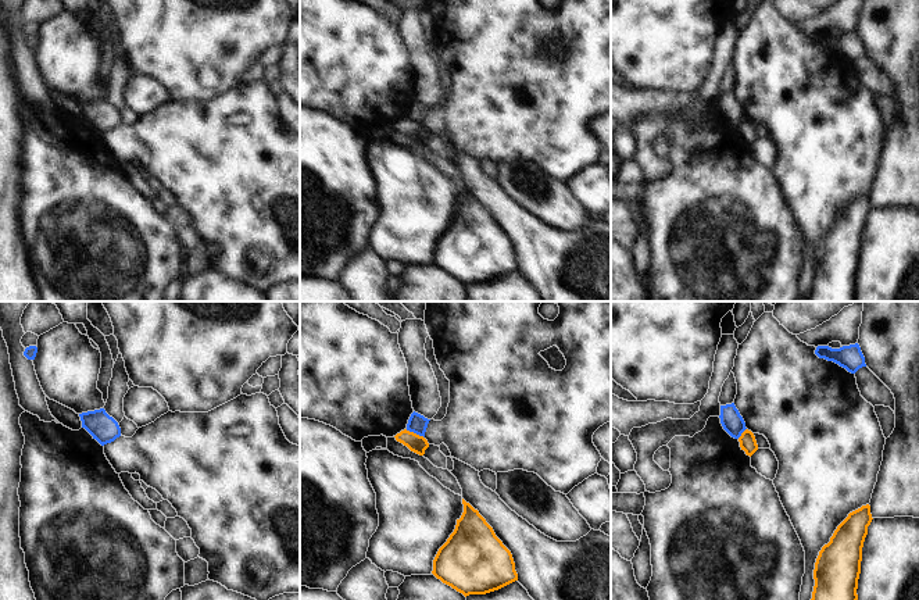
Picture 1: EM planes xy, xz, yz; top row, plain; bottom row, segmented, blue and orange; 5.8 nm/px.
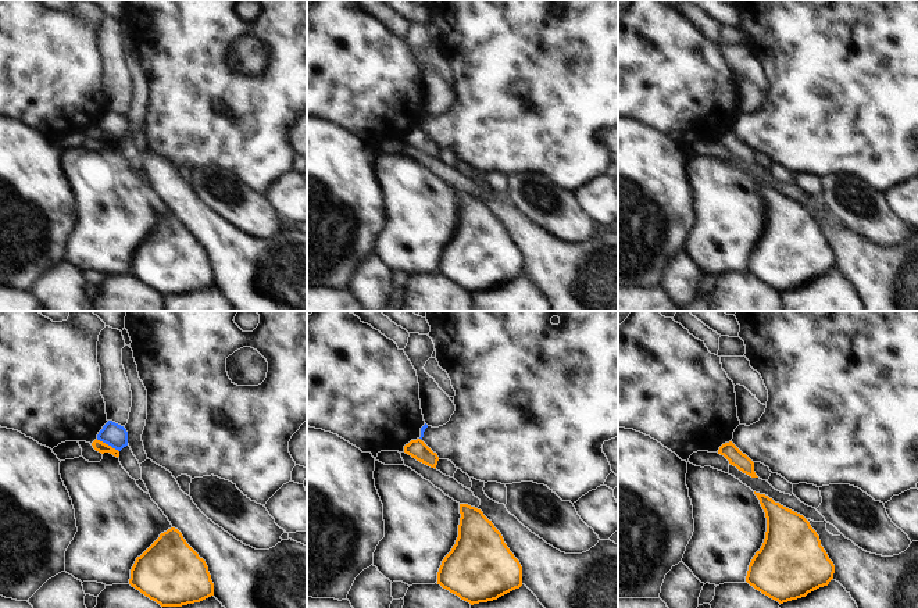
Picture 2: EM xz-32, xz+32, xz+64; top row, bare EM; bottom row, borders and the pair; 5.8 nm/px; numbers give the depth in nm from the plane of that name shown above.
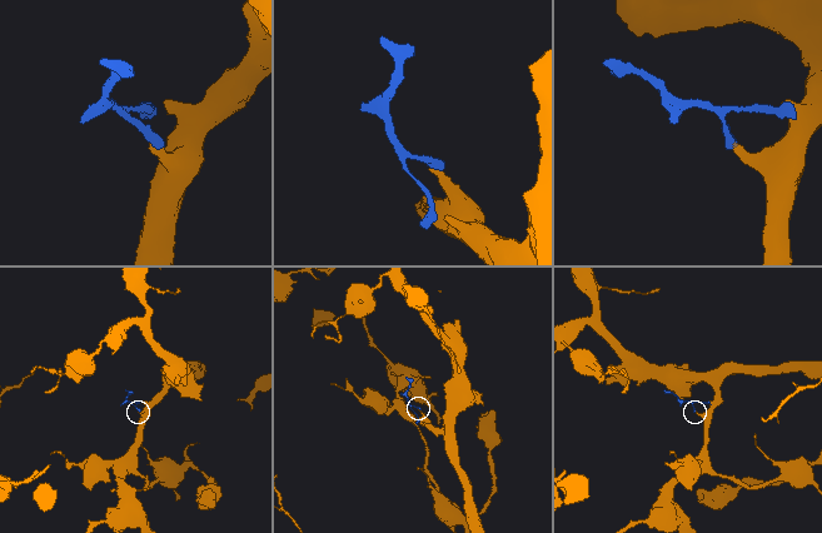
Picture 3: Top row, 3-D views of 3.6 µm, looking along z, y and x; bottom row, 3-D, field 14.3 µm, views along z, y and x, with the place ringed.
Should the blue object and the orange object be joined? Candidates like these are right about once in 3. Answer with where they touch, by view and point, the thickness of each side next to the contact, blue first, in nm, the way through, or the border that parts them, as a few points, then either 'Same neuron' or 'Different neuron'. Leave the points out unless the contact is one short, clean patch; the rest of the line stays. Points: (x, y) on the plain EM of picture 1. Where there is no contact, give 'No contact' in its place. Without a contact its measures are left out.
Touches blue at xz (415, 121). Thickness 110 nm (blue) against 100 nm. Boundary: xz (406, 118), (424, 127). Different neuron.

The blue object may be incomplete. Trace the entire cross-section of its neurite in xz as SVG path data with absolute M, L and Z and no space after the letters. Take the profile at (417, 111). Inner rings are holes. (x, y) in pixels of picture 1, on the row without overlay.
M414 100L408 108L407 119L425 126L425 121L426 121L429 110L430 108Z

